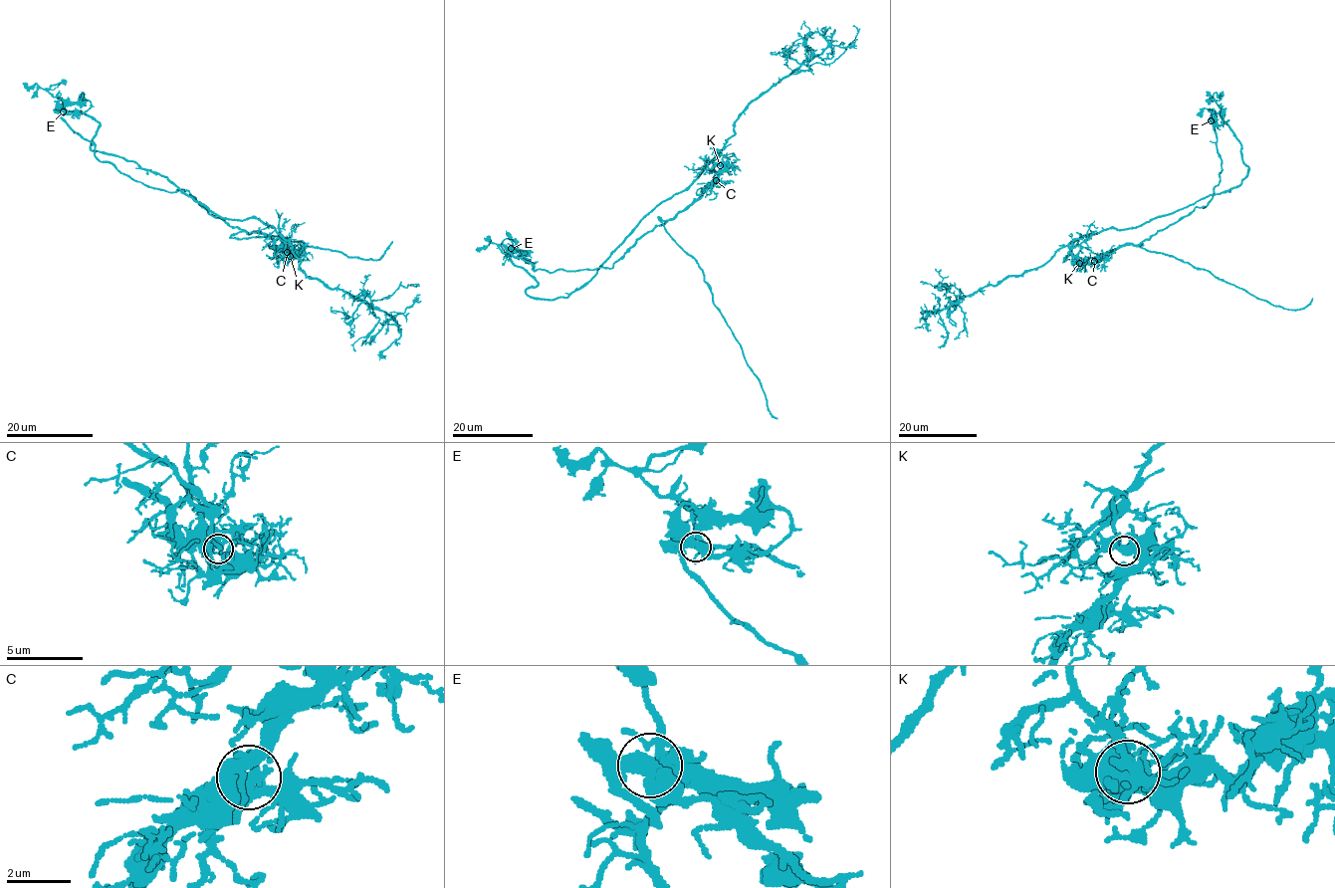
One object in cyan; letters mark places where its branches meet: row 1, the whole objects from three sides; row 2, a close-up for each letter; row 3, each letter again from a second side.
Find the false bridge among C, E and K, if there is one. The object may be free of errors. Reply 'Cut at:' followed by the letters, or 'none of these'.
Cut at: K

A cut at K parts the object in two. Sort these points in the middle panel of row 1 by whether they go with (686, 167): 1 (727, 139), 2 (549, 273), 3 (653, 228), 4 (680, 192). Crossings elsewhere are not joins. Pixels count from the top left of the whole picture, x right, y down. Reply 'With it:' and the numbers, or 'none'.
With it: 1, 4

